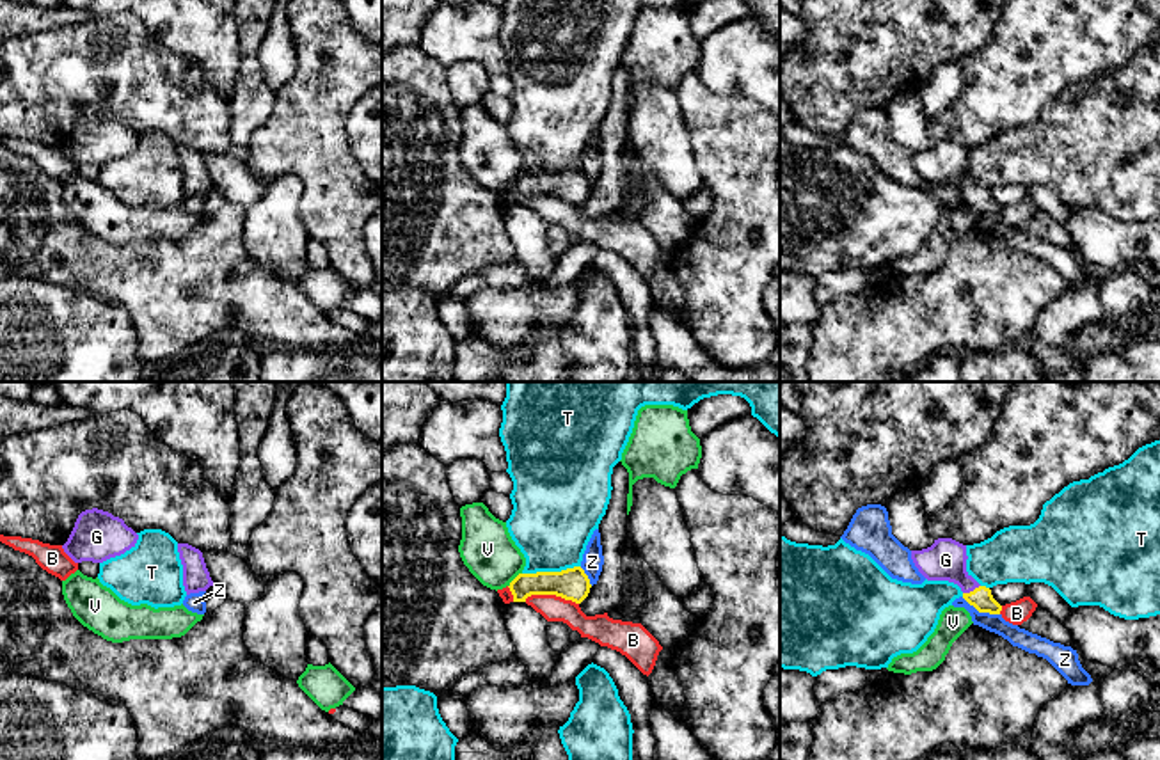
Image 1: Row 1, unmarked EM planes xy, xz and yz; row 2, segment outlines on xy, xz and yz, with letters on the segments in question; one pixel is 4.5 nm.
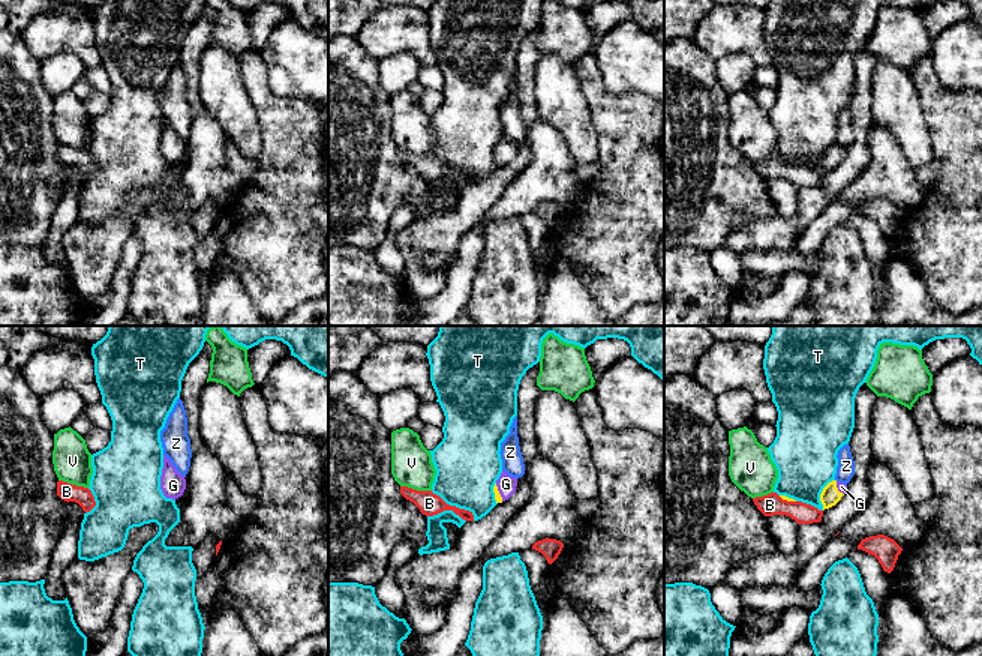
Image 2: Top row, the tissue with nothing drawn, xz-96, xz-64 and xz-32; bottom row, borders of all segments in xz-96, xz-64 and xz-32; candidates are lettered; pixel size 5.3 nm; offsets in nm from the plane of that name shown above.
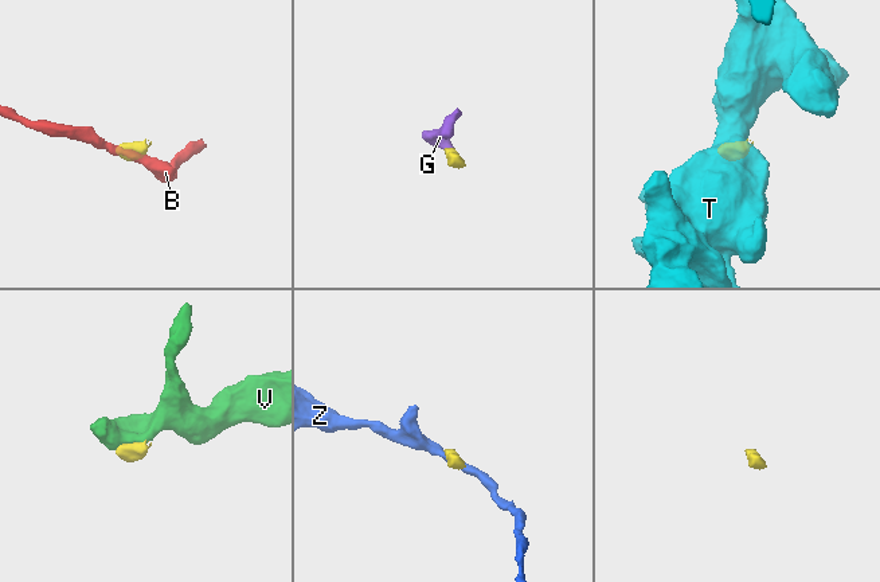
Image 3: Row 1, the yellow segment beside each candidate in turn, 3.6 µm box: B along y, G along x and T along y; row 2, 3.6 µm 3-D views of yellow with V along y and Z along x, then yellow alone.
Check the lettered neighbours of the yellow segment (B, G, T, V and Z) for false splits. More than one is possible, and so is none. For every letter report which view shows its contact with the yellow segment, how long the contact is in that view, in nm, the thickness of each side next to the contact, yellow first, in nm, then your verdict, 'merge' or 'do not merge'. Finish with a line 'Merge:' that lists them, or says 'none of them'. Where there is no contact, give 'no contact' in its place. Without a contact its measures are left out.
B: contact in xz; length 240 nm; calibres 140 and 120 nm; do not merge
G: contact in yz; length 90 nm; calibres 100 and 190 nm; merge
T: contact in xz; length 260 nm; calibres 140 and 380 nm; do not merge
V: contact in xz; length 90 nm; calibres 140 and 240 nm; do not merge
Z: contact in yz; length 190 nm; calibres 100 and 90 nm; do not merge
Merge: G

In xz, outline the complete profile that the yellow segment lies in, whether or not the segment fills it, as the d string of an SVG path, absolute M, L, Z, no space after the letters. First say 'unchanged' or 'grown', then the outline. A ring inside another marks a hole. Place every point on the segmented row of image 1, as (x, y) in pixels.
unchanged | M581 566L561 572L519 574L510 582L513 602L526 602L531 595L556 595L581 604L590 593L590 579Z

